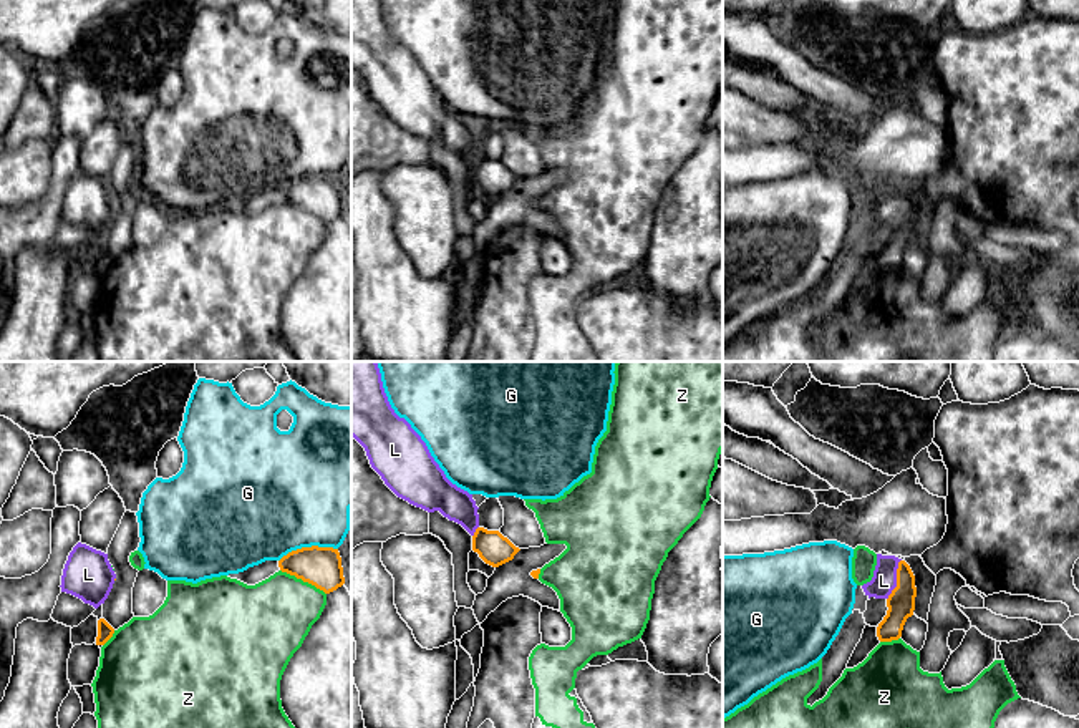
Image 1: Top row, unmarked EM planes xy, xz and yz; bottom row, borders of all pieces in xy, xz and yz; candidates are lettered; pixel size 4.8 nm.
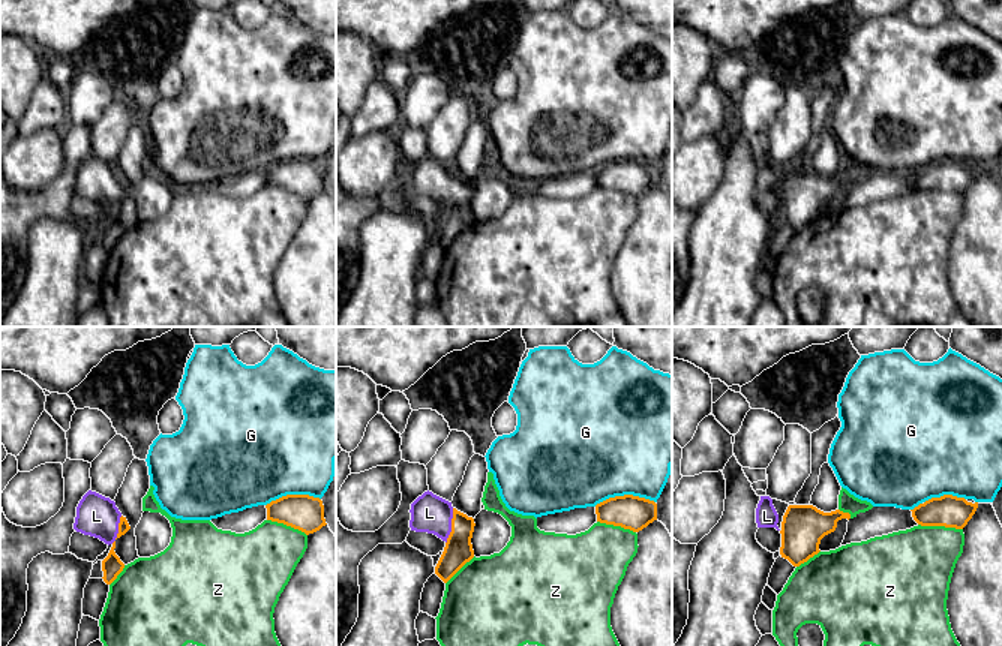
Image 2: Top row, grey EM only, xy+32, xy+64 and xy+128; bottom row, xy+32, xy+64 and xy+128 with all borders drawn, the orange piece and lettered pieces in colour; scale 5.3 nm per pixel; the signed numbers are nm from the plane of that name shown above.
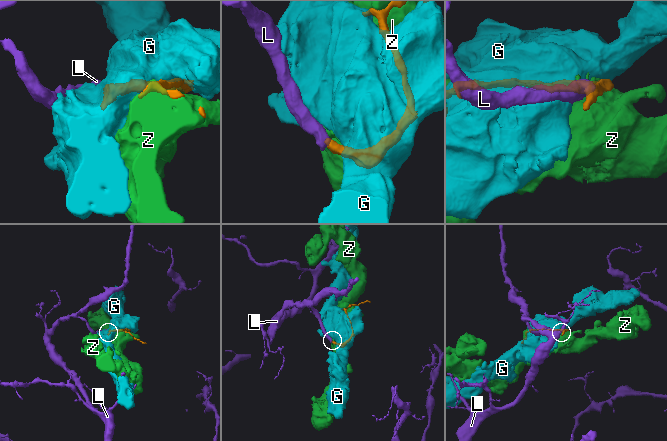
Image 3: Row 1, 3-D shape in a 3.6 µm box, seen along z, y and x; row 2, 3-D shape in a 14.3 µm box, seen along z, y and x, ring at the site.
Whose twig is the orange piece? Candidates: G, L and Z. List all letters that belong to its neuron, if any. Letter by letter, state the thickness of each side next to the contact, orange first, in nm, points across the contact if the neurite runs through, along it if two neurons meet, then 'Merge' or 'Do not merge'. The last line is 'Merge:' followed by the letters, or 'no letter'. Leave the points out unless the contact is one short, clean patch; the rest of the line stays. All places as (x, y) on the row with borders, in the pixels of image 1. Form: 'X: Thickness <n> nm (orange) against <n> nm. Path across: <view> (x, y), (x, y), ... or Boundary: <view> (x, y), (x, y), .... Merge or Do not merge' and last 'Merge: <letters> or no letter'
G: Thickness 190 nm (orange) against 480 nm. Do not merge
L: Thickness 140 nm (orange) against 120 nm. Path across: yz (900, 602), (897, 579), (884, 581). Merge
Z: Thickness 190 nm (orange) against 380 nm. Do not merge
Merge: L

